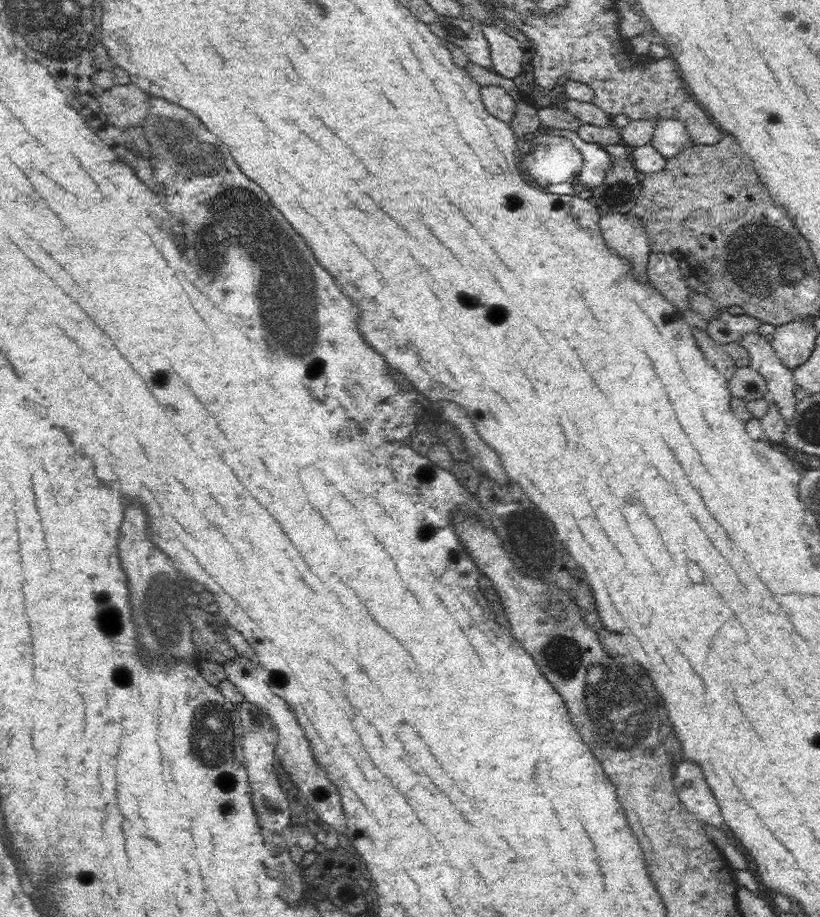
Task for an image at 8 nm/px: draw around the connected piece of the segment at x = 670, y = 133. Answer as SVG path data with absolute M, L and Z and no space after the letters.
M660 118L656 122L651 144L666 160L693 146L685 124L673 118Z

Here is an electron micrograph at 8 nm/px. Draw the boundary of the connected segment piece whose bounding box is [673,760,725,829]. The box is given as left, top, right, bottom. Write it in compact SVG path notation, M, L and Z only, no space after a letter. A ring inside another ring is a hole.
M683 760L674 767L673 785L679 799L703 827L719 829L724 819L699 764Z

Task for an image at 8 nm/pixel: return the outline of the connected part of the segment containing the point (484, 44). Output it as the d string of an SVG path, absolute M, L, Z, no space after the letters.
M442 15L429 27L432 33L444 42L448 41L454 46L460 46L470 61L487 71L493 71L490 45L479 22Z

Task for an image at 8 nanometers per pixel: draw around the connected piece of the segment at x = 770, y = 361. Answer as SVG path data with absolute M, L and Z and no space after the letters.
M757 331L746 333L739 342L749 352L749 367L764 376L769 398L778 407L787 424L794 416L797 403L793 370L782 364L771 343Z

